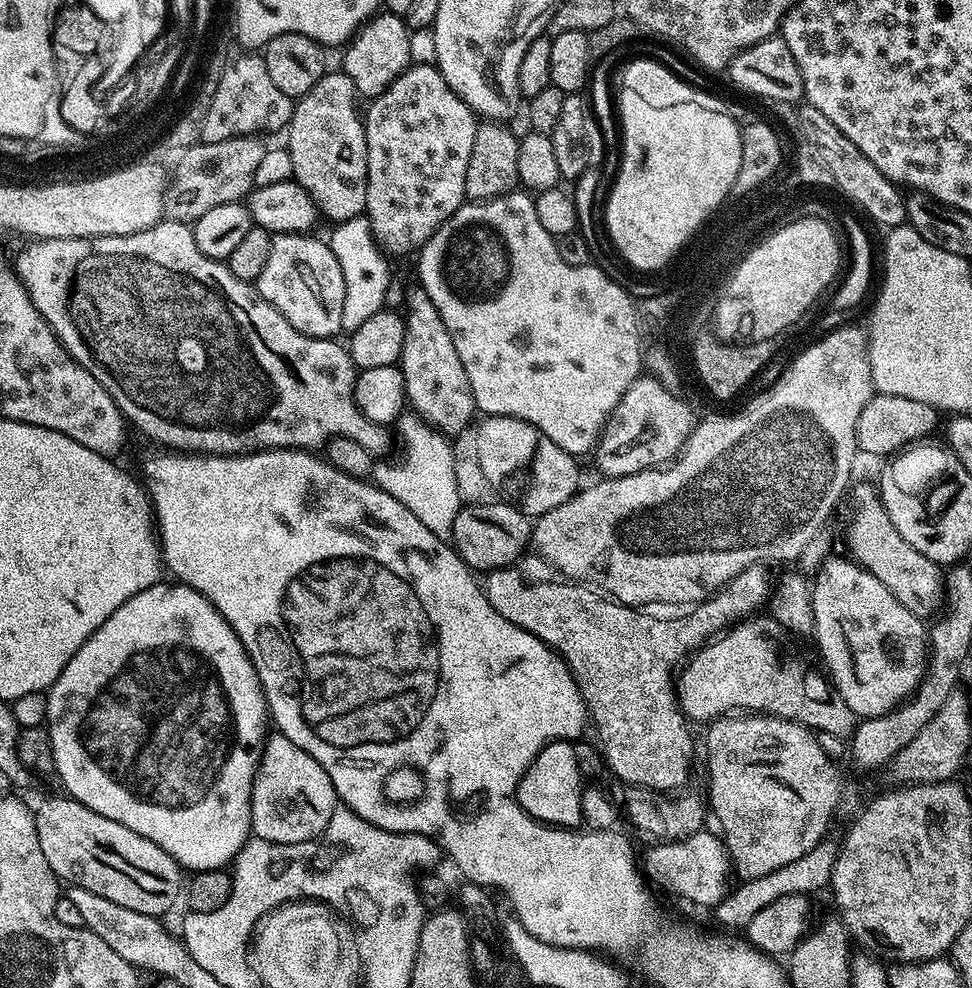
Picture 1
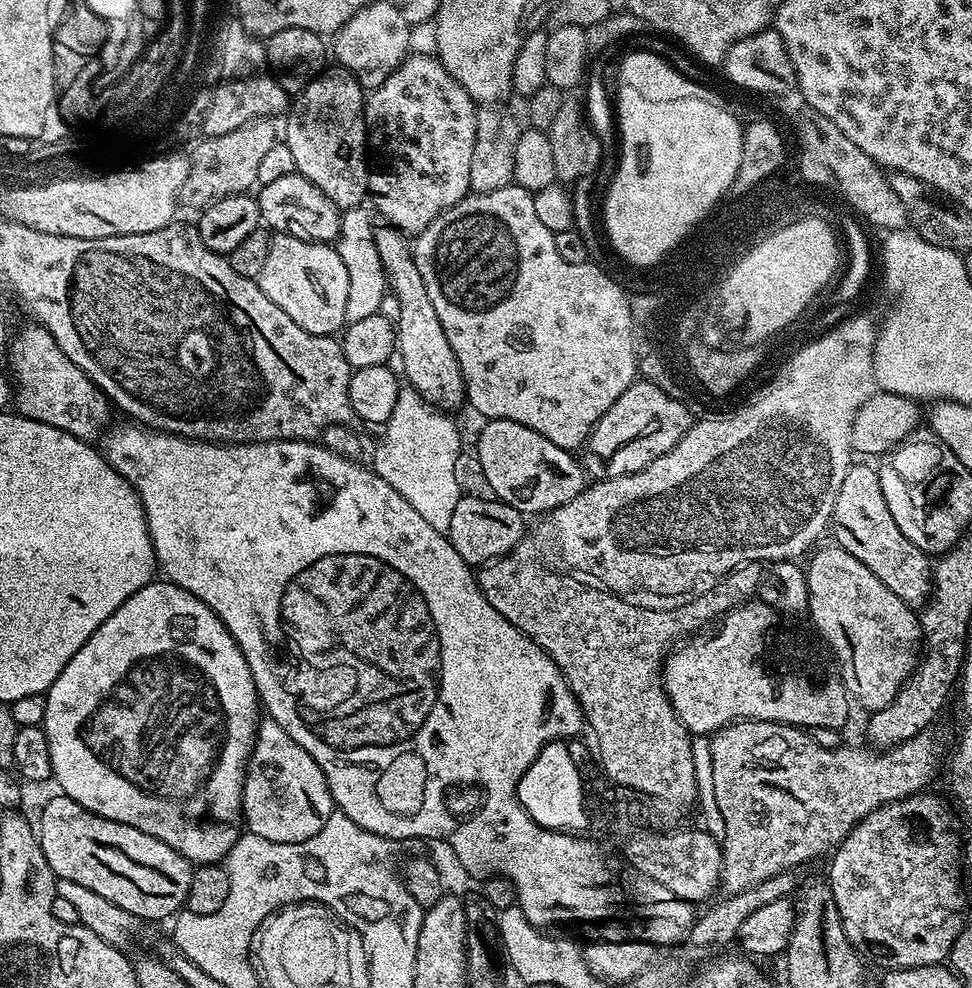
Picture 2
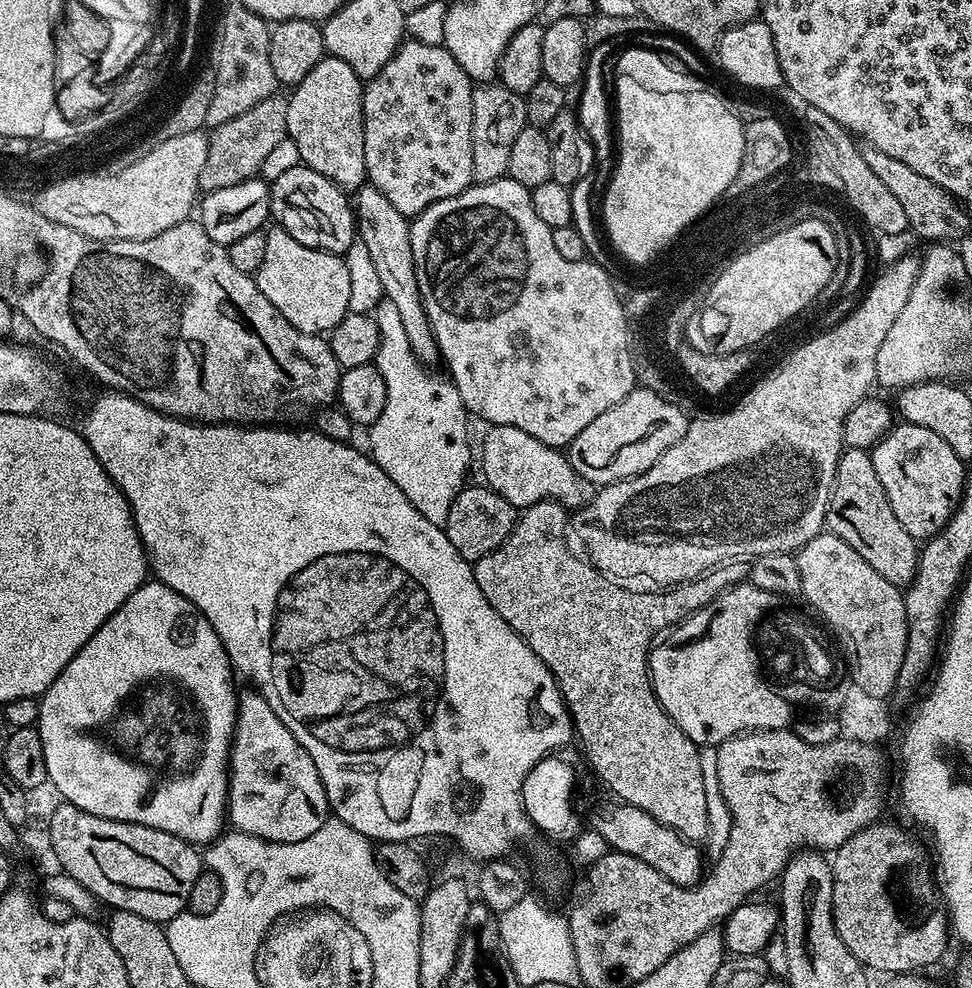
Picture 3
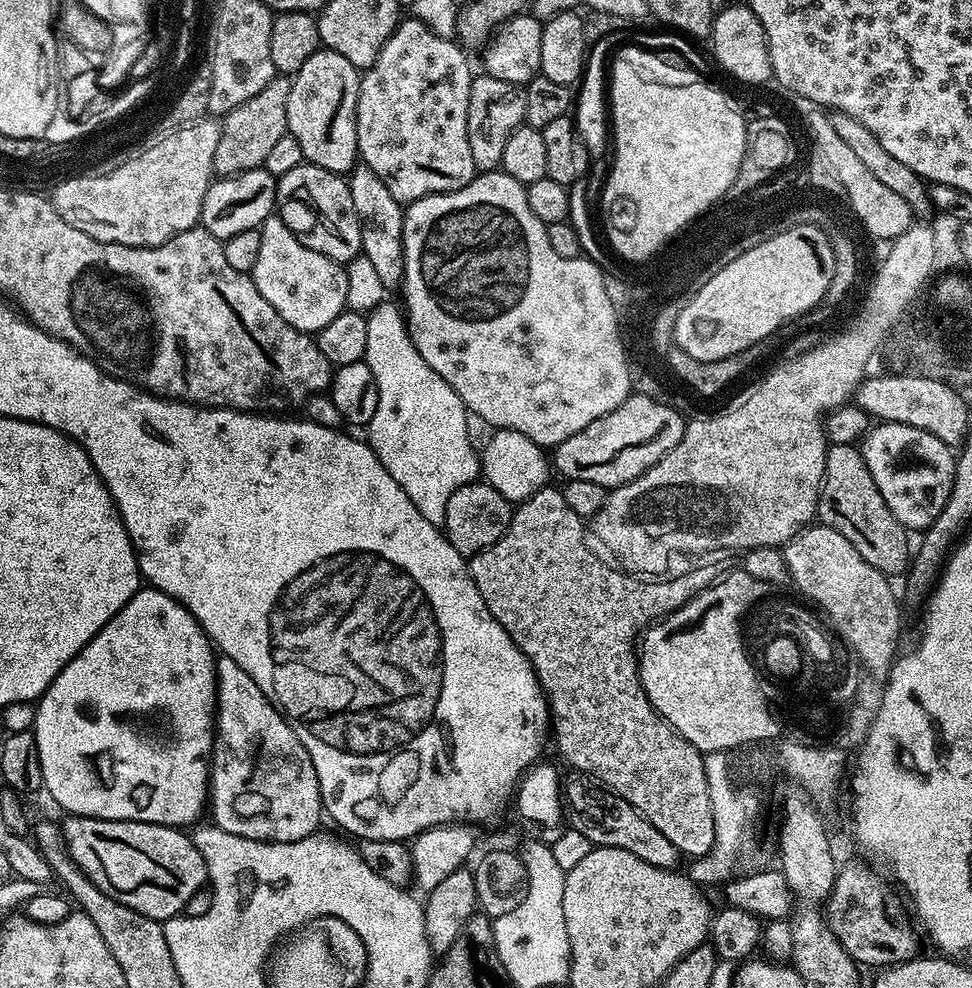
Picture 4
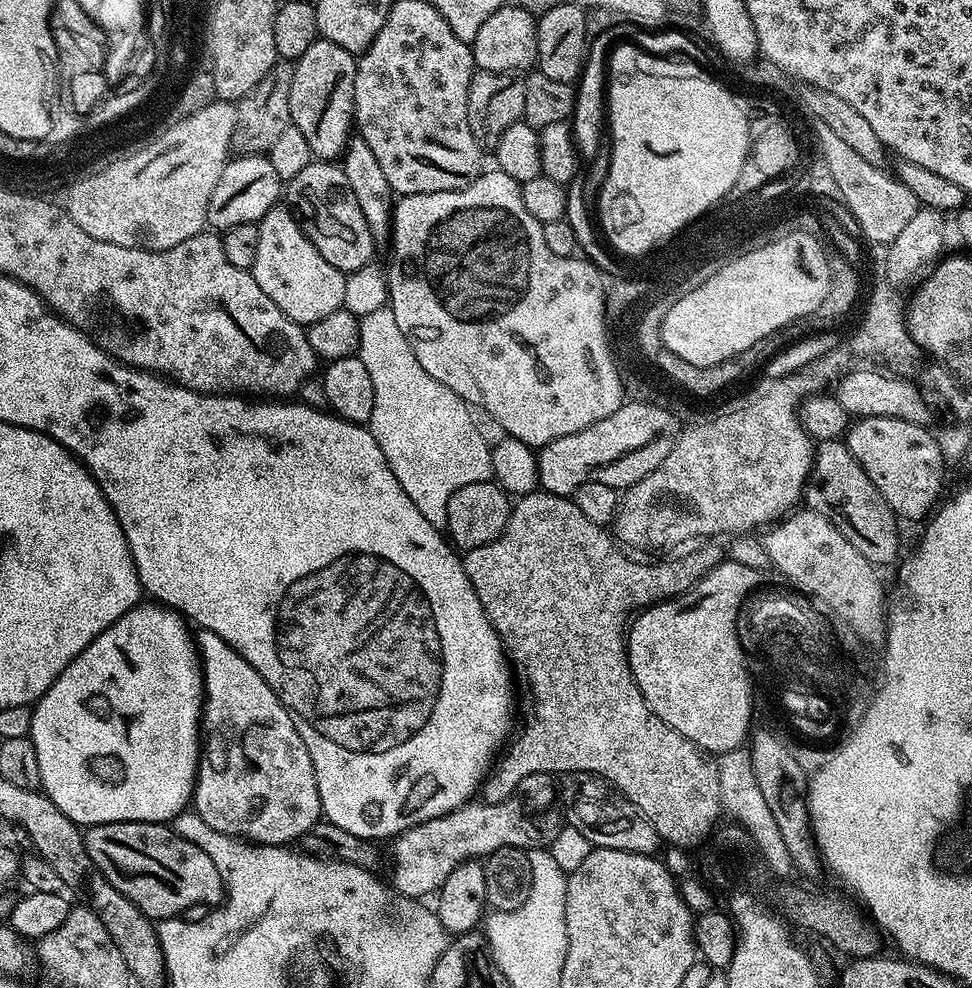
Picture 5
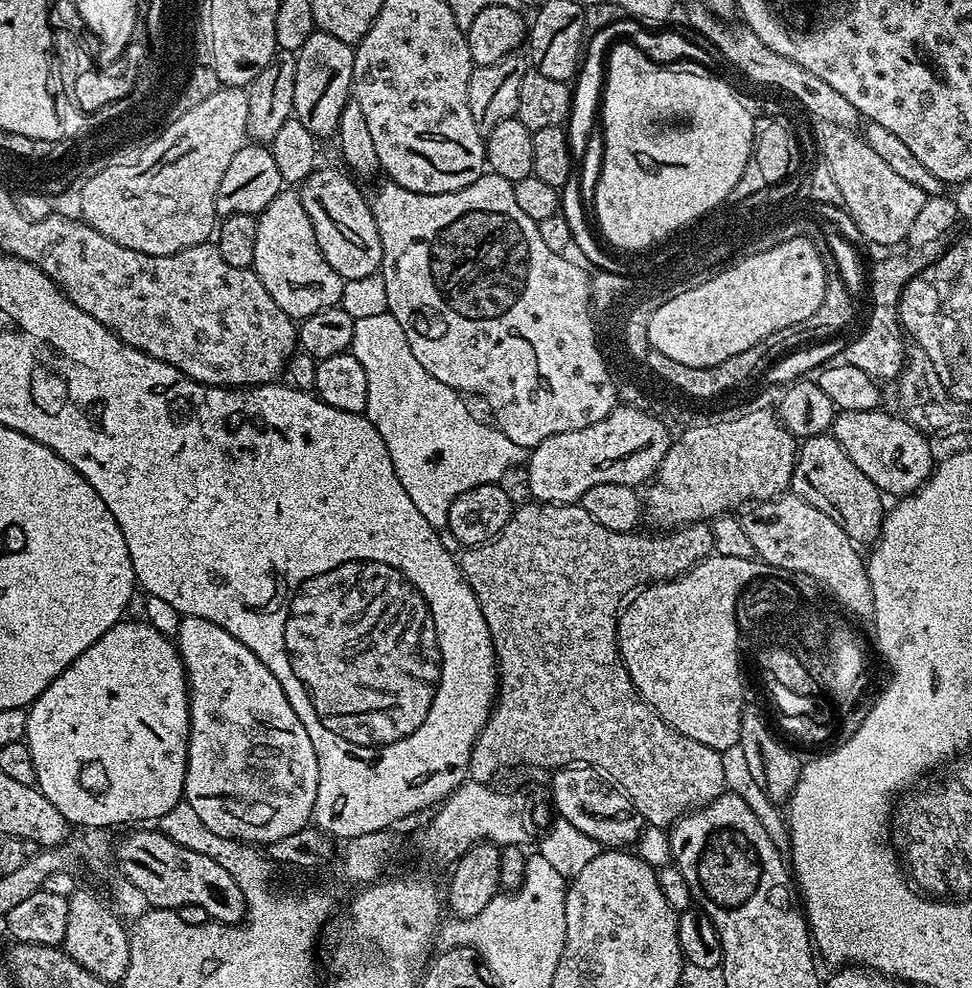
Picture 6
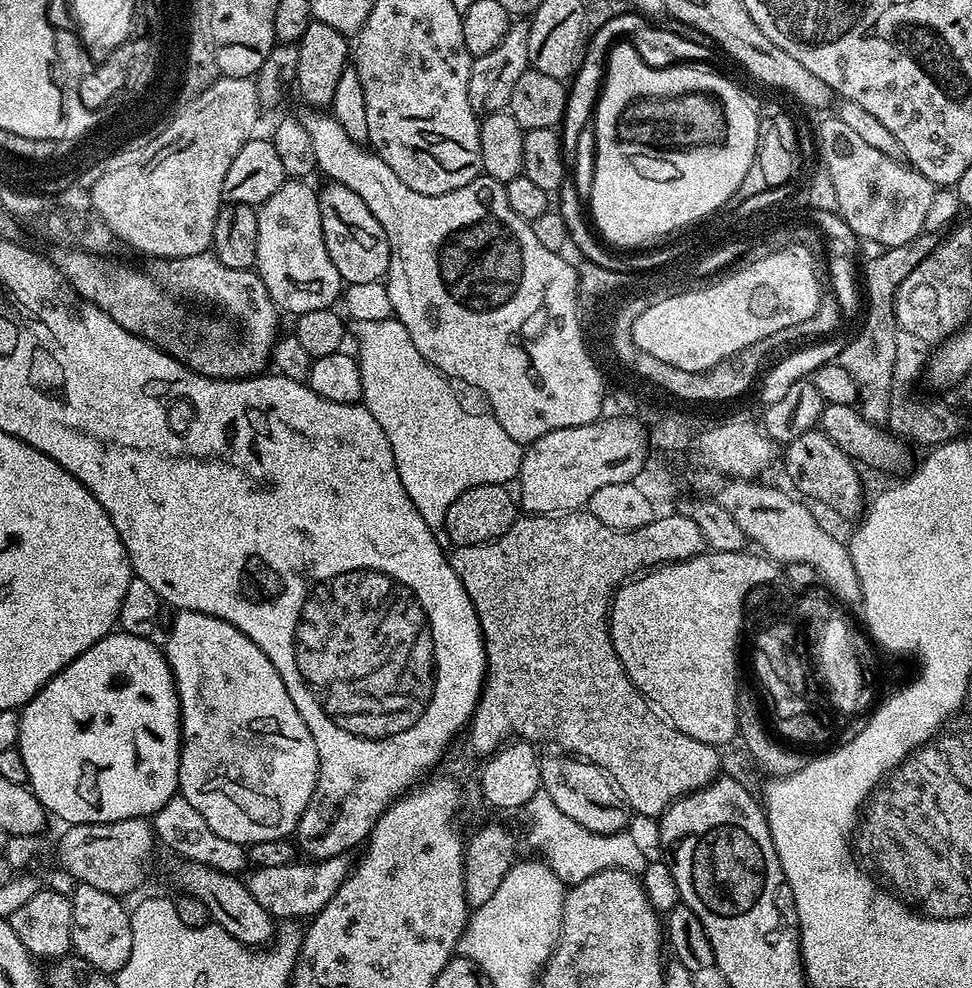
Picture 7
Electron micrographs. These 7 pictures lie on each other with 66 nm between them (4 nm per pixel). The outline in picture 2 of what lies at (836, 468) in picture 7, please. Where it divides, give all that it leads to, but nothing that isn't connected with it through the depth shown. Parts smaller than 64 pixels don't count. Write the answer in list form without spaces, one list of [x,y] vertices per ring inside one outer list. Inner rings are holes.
[[[853,462],[846,470],[846,478],[834,502],[830,532],[836,535],[835,543],[839,547],[858,558],[858,562],[862,562],[862,566],[882,582],[882,586],[894,590],[902,602],[910,606],[923,605],[932,595],[933,561],[929,553],[914,546],[914,542],[898,530],[898,522],[894,522],[894,514],[890,514],[890,506],[886,506],[882,494],[880,473],[868,464],[871,463]]]

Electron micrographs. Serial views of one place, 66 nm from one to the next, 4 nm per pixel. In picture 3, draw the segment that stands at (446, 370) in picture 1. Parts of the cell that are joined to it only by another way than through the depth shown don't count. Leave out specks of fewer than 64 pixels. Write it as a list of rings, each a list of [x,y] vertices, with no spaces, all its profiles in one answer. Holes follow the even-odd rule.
[[[365,183],[364,187],[355,193],[354,211],[358,221],[358,240],[366,244],[370,259],[374,262],[375,272],[381,282],[383,299],[394,302],[396,318],[402,322],[402,326],[406,326],[406,338],[410,340],[410,346],[414,350],[416,357],[419,358],[420,363],[425,366],[432,366],[432,363],[437,363],[440,360],[440,352],[436,349],[434,334],[430,330],[430,322],[426,318],[424,300],[420,297],[420,291],[418,290],[418,276],[414,266],[414,250],[410,242],[412,230],[409,217],[398,214],[398,210],[394,210],[394,206],[387,201],[386,194],[382,194],[382,190],[378,190],[373,184],[369,183]]]

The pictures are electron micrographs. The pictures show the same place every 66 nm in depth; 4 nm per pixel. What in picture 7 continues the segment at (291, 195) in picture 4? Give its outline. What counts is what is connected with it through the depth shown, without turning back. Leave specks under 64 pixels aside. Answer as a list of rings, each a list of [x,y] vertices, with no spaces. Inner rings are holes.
[[[328,182],[325,185],[318,194],[323,240],[330,254],[330,262],[338,266],[341,281],[345,285],[383,281],[388,275],[388,263],[392,257],[386,230],[382,230],[378,218],[370,214],[370,206],[366,206],[366,202],[362,202],[362,198],[354,194],[354,190],[335,182]]]

